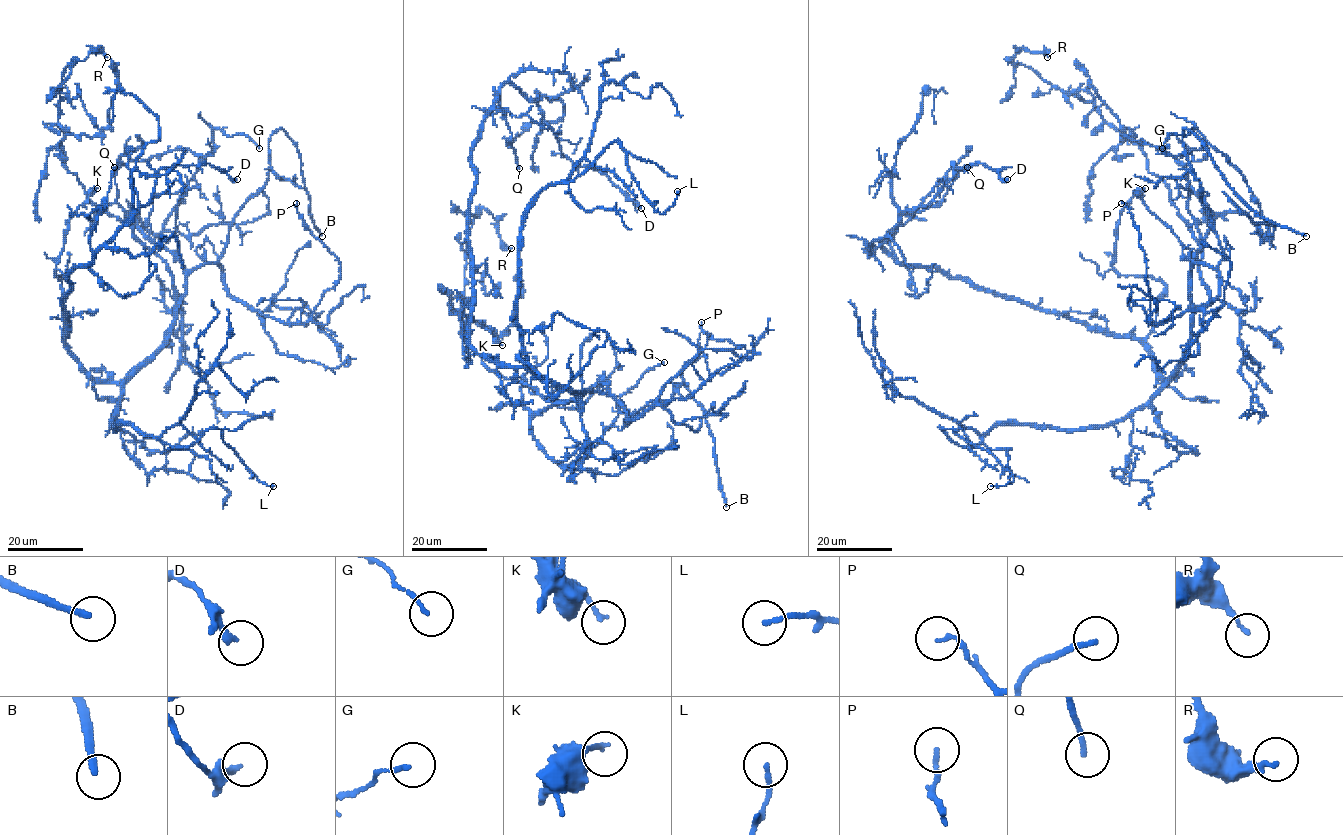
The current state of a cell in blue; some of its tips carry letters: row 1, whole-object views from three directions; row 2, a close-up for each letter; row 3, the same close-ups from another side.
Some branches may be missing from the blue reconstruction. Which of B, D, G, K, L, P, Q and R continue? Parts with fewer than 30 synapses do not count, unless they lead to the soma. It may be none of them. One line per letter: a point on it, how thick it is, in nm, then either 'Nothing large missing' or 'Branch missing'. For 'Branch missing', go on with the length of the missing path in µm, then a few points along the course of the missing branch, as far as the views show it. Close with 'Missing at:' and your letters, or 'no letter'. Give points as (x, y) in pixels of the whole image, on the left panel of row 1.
B: Place: (322, 236). Thickness 200 nm. Branch missing. Missing length about 50 µm
D: Place: (237, 179). Thickness 240 nm. Nothing large missing
G: Place: (259, 148). Thickness 130 nm. Nothing large missing
K: Place: (97, 188). Thickness 160 nm. Nothing large missing
L: Place: (273, 486). Thickness 140 nm. Nothing large missing
P: Place: (296, 203). Thickness 120 nm. Nothing large missing
Q: Place: (114, 167). Thickness 160 nm. Nothing large missing
R: Place: (107, 57). Thickness 150 nm. Nothing large missing
Missing at: B

